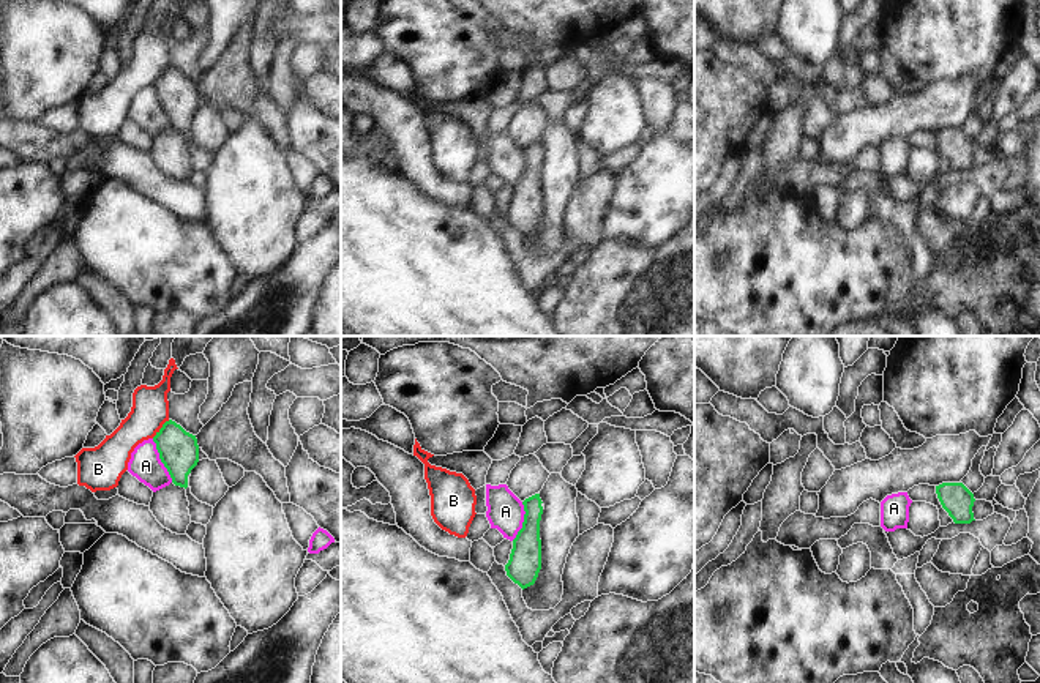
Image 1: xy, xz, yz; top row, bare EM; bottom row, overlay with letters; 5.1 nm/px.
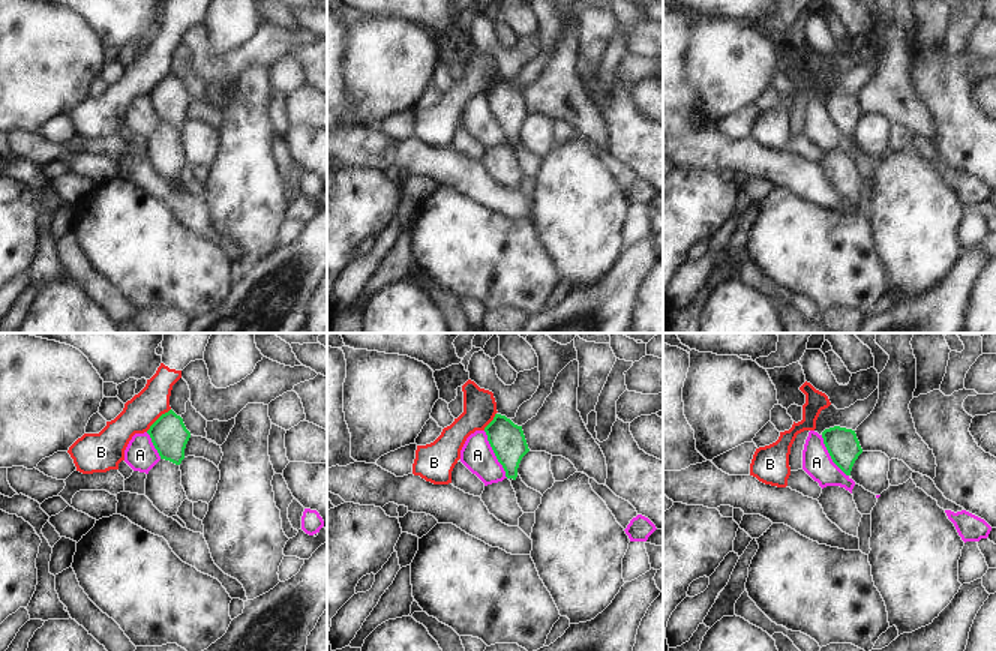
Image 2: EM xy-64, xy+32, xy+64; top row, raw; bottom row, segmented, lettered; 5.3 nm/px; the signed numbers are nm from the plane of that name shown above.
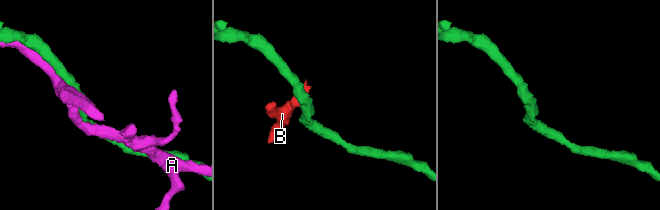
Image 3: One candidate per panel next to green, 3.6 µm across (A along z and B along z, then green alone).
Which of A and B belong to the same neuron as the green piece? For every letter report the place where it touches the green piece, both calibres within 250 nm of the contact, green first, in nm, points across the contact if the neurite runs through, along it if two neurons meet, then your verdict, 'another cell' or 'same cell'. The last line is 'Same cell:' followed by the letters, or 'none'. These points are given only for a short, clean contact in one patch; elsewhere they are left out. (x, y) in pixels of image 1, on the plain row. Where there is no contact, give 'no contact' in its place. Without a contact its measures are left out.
A: contact xy (161, 108); calibres 200 and 160 nm; another cell
B: contact xy (161, 74); calibres 200 and 190 nm; border xy (169, 67), (152, 84); another cell
Same cell: none

